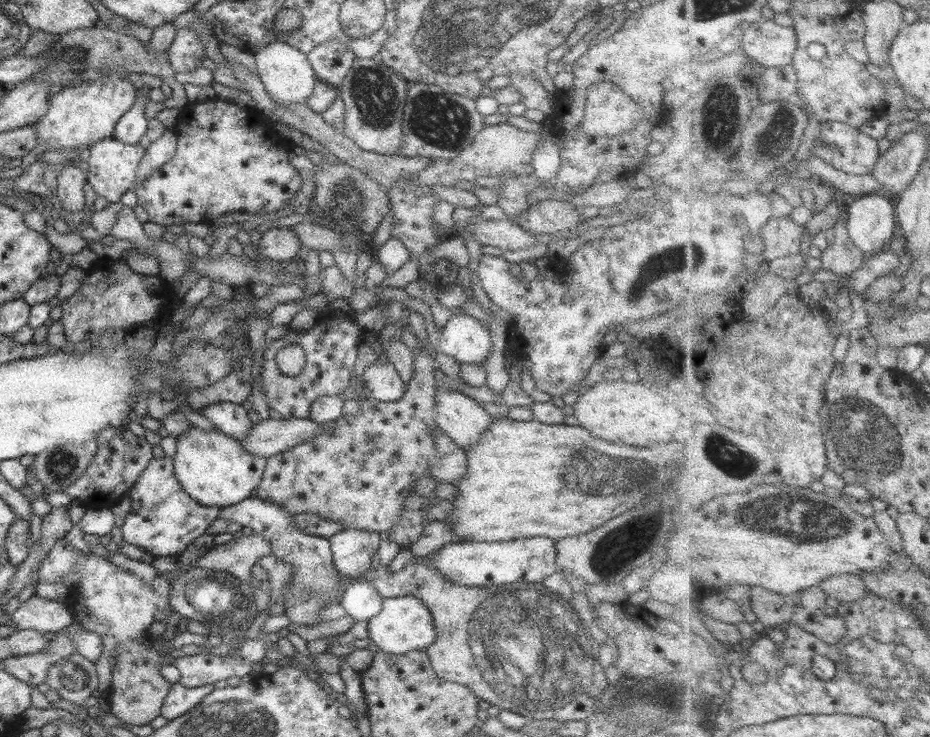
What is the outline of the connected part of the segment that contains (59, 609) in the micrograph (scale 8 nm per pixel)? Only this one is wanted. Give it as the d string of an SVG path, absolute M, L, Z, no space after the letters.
M32 595L27 601L13 612L11 621L17 624L18 629L36 629L39 633L53 636L64 630L74 616L63 602L57 602Z

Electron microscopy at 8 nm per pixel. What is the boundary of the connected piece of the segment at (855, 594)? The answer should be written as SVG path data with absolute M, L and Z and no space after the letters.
M854 573L831 576L821 582L821 587L830 597L838 601L862 601L869 595L869 586L866 581Z

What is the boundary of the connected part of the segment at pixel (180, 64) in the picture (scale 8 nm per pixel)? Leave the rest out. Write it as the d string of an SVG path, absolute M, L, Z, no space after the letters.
M194 28L177 29L174 42L167 51L167 60L174 67L176 73L192 71L201 66L201 58L205 49L200 42L194 42Z

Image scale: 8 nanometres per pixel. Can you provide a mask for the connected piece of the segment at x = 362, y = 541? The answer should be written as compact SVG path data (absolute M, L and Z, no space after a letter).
M344 529L329 538L331 551L333 552L333 564L335 570L347 577L358 578L364 573L374 572L376 560L374 553L379 549L380 535L377 532L360 529Z

